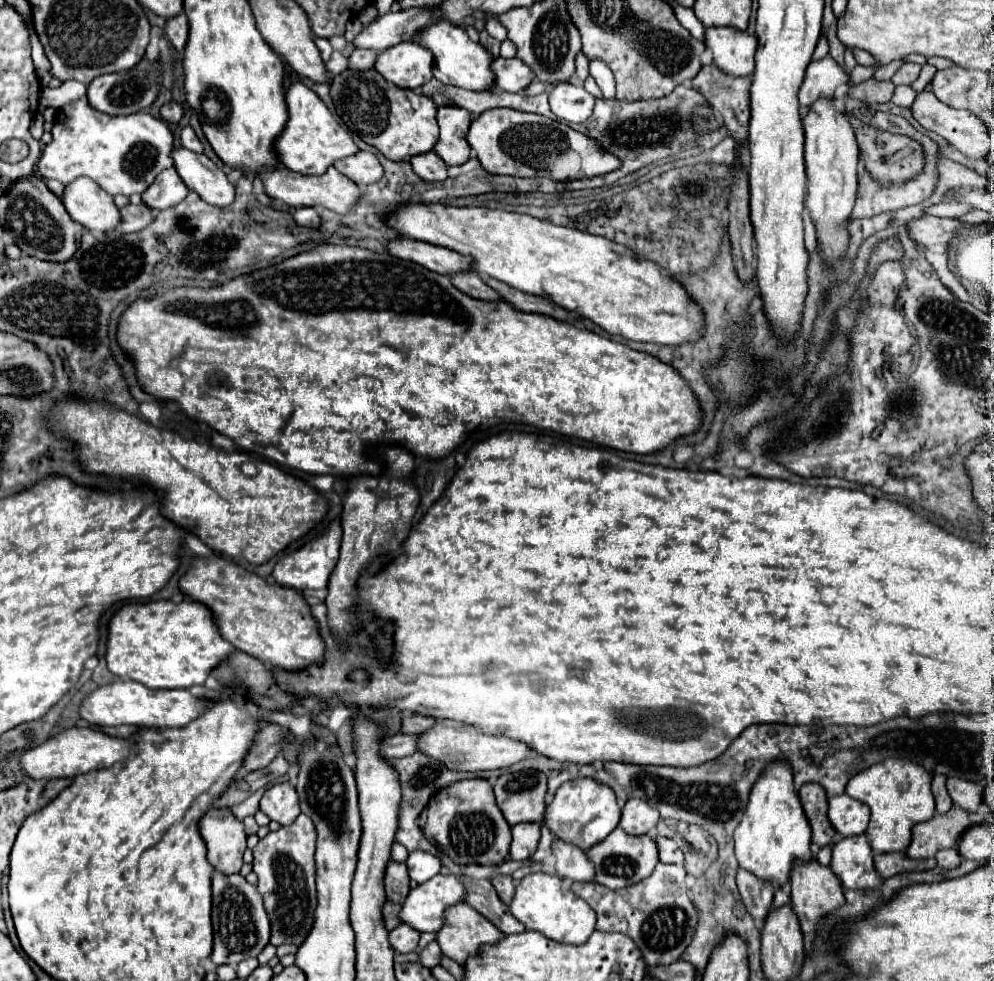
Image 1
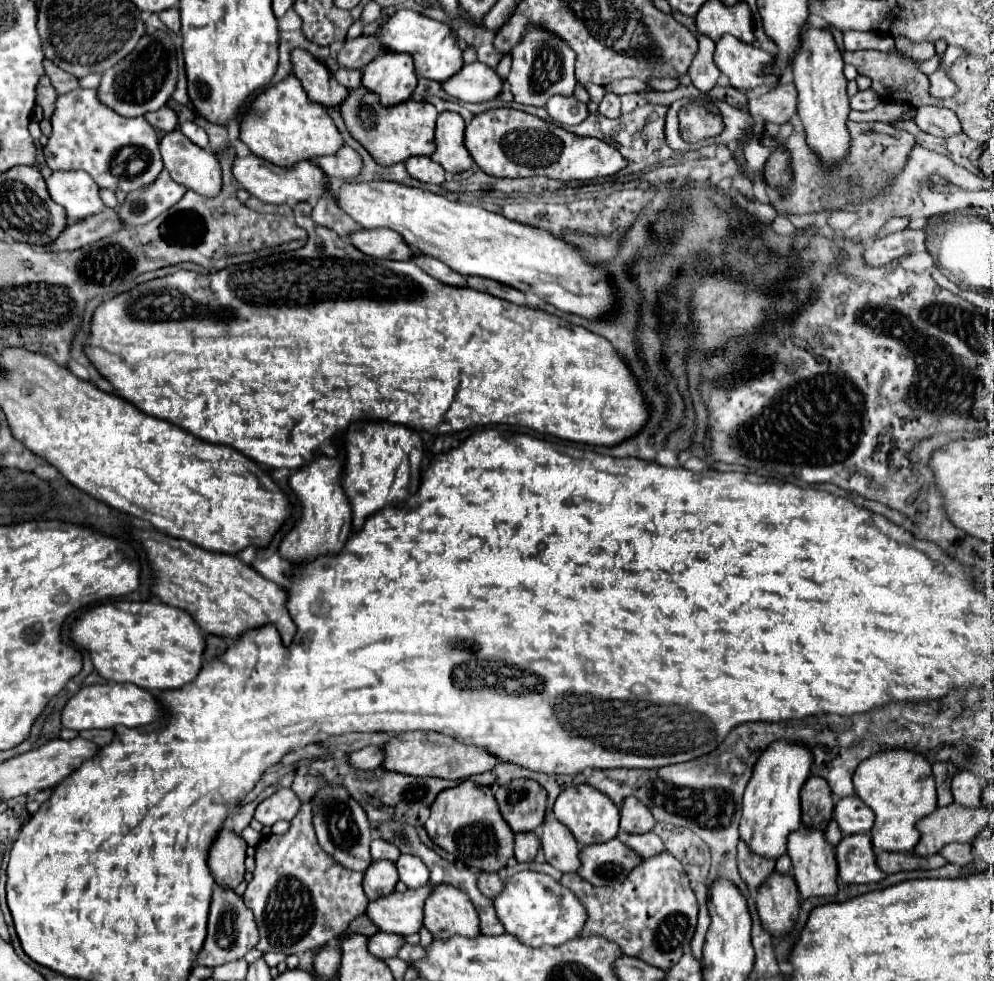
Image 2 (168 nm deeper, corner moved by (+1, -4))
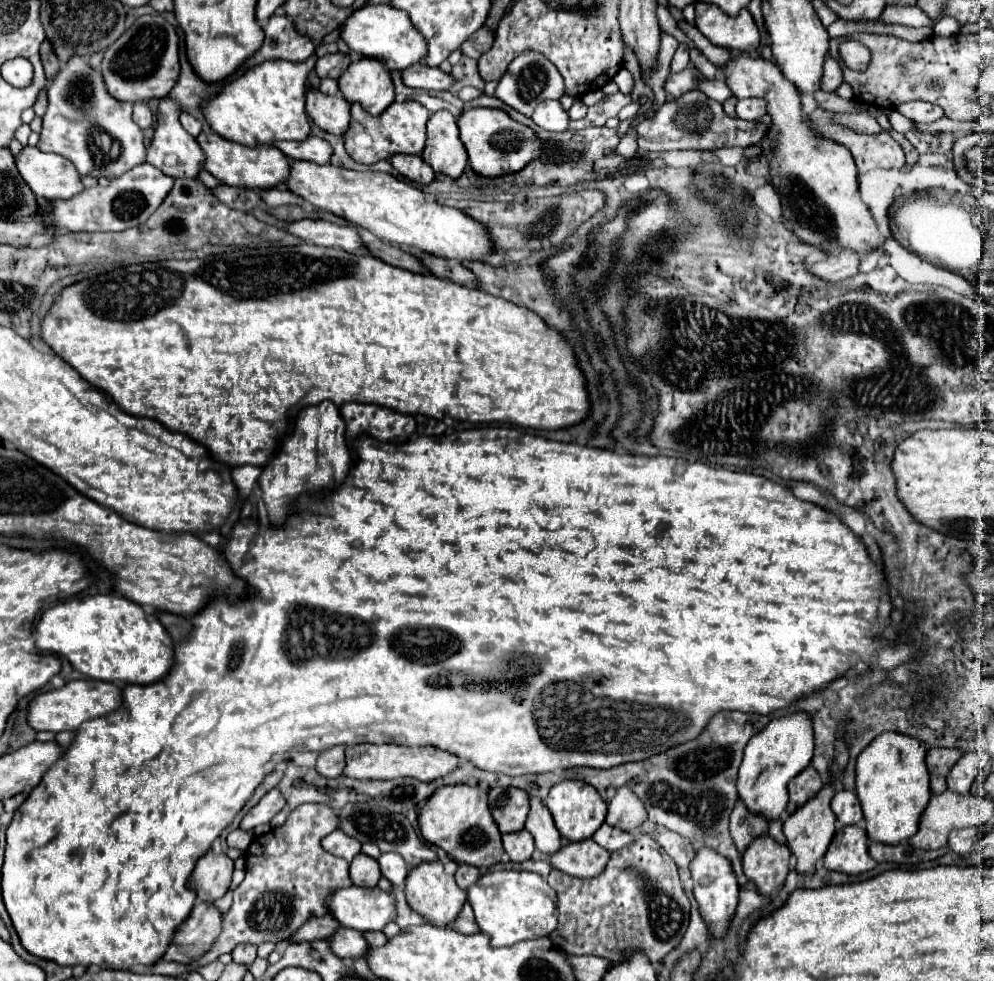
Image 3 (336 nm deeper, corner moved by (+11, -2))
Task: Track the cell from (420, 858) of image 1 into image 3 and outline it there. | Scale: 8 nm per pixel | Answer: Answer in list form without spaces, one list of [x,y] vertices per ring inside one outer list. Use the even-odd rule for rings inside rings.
[[[386,852],[386,854],[380,854],[378,864],[380,864],[382,876],[386,880],[390,880],[394,886],[404,886],[408,868],[406,868],[406,862],[402,860],[402,856],[398,856],[396,852]]]

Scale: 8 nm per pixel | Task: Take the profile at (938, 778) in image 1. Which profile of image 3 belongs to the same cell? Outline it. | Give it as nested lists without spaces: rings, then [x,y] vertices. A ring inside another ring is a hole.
[[[930,748],[926,756],[926,764],[930,770],[930,788],[934,794],[946,790],[946,776],[956,760],[962,756],[958,748]]]

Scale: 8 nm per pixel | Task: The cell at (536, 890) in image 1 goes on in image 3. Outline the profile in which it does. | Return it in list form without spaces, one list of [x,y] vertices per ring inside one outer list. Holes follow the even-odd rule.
[[[498,870],[486,872],[468,888],[468,902],[474,910],[480,932],[490,936],[490,946],[510,946],[520,940],[548,936],[558,924],[558,900],[548,882],[534,872]]]

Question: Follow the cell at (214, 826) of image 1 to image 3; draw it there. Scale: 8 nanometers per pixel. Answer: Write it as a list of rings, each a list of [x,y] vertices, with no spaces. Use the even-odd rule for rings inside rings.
[[[210,850],[196,862],[188,886],[196,892],[198,900],[216,902],[228,892],[232,870],[234,870],[234,862],[226,854],[214,854]]]

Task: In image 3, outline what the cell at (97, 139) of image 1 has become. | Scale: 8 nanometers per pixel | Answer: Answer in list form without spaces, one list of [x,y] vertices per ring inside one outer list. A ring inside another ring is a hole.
[[[70,56],[70,60],[52,78],[50,88],[46,88],[46,96],[48,96],[48,110],[42,116],[42,132],[40,132],[40,142],[38,142],[38,148],[42,152],[52,152],[52,154],[60,154],[60,156],[68,158],[80,174],[90,174],[94,178],[106,176],[108,180],[122,176],[124,172],[132,170],[134,166],[146,162],[144,136],[142,136],[142,130],[132,120],[132,104],[120,102],[114,96],[110,96],[106,90],[106,84],[104,84],[102,70],[90,68],[86,58]],[[96,132],[110,136],[114,140],[114,144],[94,144]]]

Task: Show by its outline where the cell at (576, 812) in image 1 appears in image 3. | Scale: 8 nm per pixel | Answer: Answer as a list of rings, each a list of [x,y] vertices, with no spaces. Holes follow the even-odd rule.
[[[580,780],[558,782],[550,790],[550,794],[544,802],[546,802],[546,806],[548,806],[548,810],[554,818],[554,824],[558,828],[558,832],[572,842],[592,838],[592,834],[600,828],[600,824],[606,818],[606,802],[600,798],[600,794],[596,792],[594,786],[590,786],[586,782],[580,782]]]

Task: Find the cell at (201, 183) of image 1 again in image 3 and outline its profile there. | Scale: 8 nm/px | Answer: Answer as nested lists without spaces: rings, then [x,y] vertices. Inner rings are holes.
[[[164,96],[160,98],[160,104],[158,104],[158,114],[156,114],[156,128],[154,128],[154,140],[152,140],[152,146],[146,154],[146,162],[160,168],[164,174],[172,176],[172,178],[190,178],[194,180],[196,174],[202,170],[202,160],[204,160],[204,154],[198,146],[198,142],[194,140],[194,136],[190,136],[182,124],[180,124],[180,114],[182,114],[182,106],[172,100],[170,96]]]

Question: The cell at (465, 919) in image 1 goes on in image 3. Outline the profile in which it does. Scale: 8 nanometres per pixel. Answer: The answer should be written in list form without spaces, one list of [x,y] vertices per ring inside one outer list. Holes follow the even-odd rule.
[[[440,860],[422,862],[414,866],[406,876],[404,892],[406,892],[408,906],[416,910],[418,914],[422,914],[430,924],[436,924],[436,926],[446,926],[450,920],[454,920],[454,916],[458,916],[458,912],[462,910],[466,902],[466,892],[458,888],[454,876],[444,872],[444,864]]]

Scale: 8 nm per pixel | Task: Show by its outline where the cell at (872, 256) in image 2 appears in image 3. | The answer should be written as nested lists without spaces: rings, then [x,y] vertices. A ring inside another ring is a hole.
[[[840,252],[836,256],[826,256],[824,260],[812,264],[808,268],[808,272],[826,282],[840,282],[858,272],[858,262],[860,262],[860,258],[854,256],[852,252],[844,252],[844,254]]]

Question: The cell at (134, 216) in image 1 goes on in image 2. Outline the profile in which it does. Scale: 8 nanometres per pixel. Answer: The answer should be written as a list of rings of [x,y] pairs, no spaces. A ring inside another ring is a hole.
[[[104,208],[100,214],[86,218],[84,222],[74,222],[66,226],[66,230],[60,234],[56,242],[52,242],[52,246],[48,246],[48,250],[52,252],[76,250],[80,246],[94,244],[102,238],[108,238],[118,230],[122,230],[122,220],[118,212],[114,208]]]

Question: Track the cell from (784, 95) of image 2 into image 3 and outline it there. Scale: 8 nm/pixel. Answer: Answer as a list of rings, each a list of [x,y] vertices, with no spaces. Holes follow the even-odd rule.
[[[746,98],[736,102],[736,114],[742,120],[758,120],[766,114],[766,104],[762,98]]]

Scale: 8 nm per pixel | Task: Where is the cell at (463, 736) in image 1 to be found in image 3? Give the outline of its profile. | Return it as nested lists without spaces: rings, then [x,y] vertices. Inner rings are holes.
[[[356,744],[346,748],[346,766],[344,776],[356,778],[356,780],[390,780],[390,778],[416,778],[420,782],[432,782],[436,778],[442,778],[450,774],[458,766],[458,758],[454,754],[422,746],[422,748],[410,748],[410,746],[396,746],[396,744]]]

